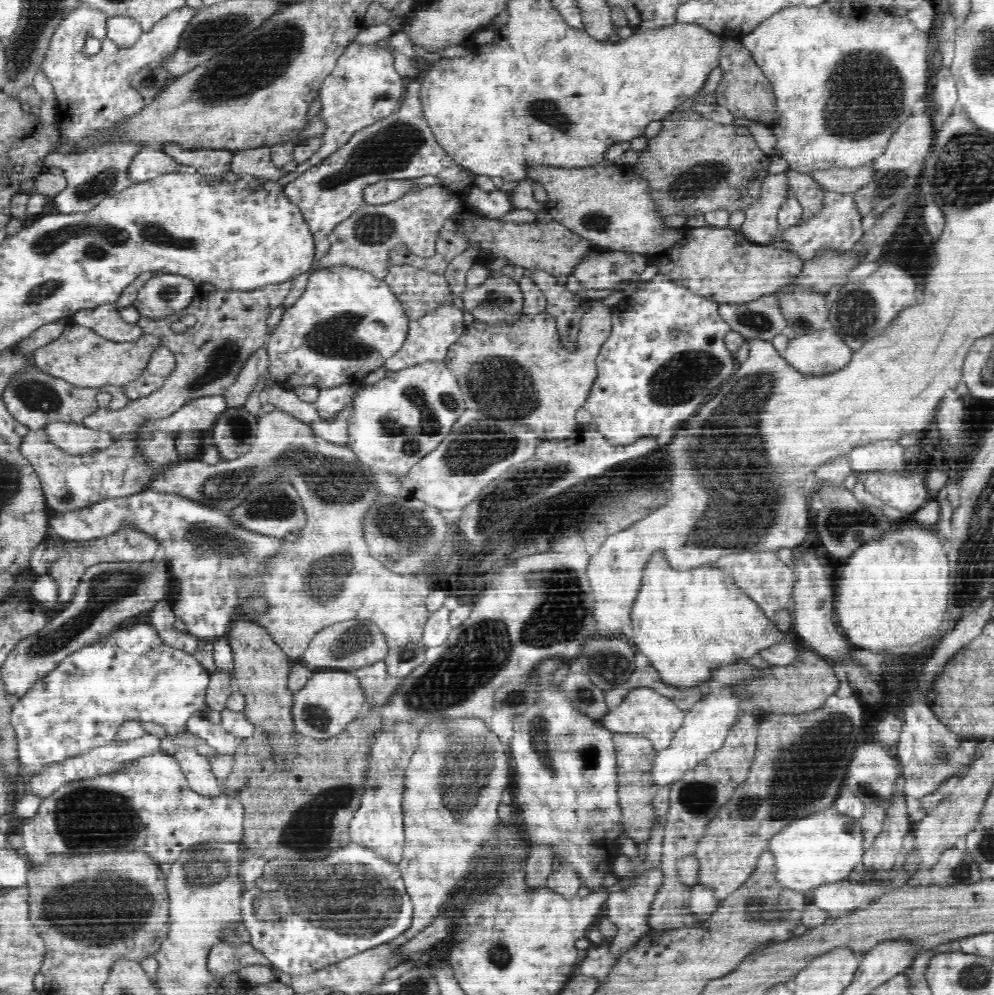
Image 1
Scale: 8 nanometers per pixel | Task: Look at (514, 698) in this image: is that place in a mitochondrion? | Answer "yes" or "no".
yes

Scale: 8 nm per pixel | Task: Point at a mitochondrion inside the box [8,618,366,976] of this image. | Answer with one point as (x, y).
(62, 908)

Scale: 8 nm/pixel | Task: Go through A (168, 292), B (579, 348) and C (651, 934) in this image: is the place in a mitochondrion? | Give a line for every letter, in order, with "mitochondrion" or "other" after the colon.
A: mitochondrion
B: other
C: other

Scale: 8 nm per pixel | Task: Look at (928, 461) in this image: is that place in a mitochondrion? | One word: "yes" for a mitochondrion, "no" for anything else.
no

